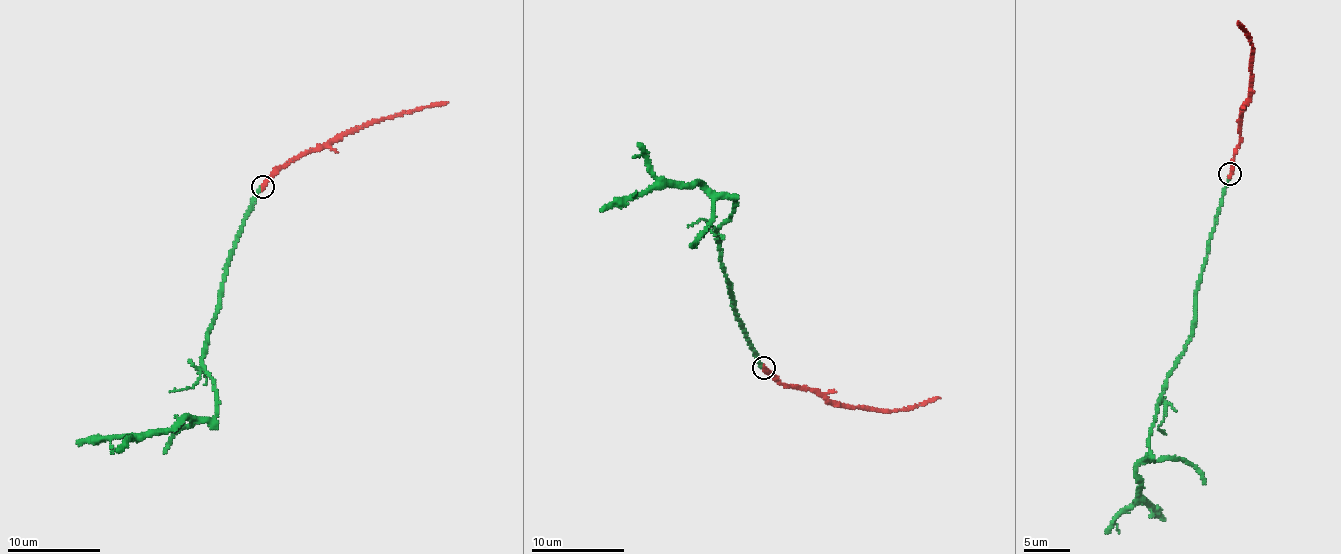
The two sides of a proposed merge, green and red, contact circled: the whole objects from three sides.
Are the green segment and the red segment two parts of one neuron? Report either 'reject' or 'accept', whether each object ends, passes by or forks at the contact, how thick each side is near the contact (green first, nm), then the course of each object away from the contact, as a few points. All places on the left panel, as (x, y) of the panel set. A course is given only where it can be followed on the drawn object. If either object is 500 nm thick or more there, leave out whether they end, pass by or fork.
accept | green ends | red ends | 240/260 nm | green via (262, 186), (236, 241), (208, 334), (203, 362), (212, 380), (215, 414), (165, 431), (76, 444) | red via (262, 186), (282, 168), (358, 128), (448, 102)

